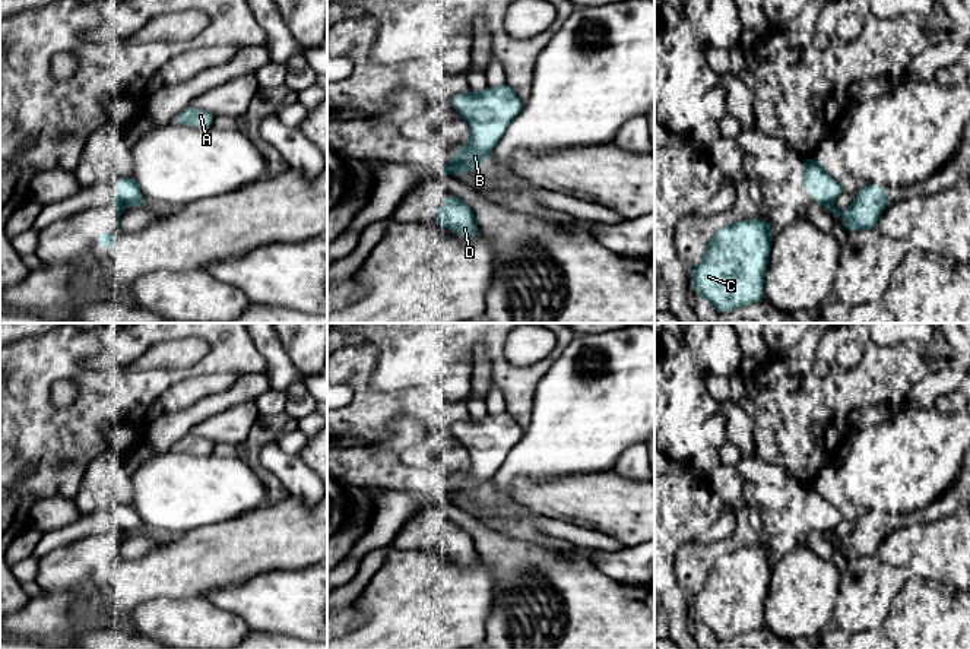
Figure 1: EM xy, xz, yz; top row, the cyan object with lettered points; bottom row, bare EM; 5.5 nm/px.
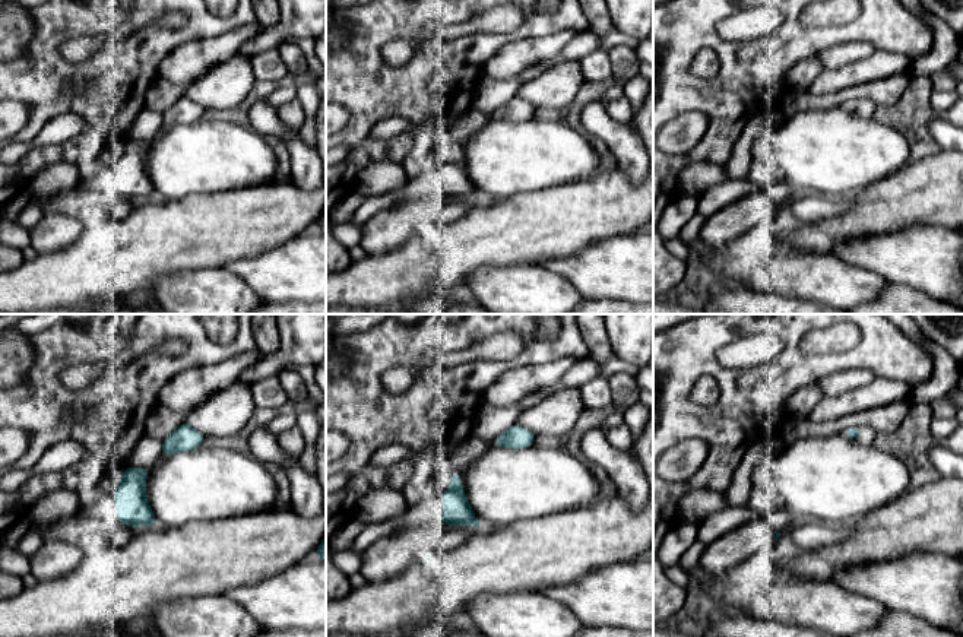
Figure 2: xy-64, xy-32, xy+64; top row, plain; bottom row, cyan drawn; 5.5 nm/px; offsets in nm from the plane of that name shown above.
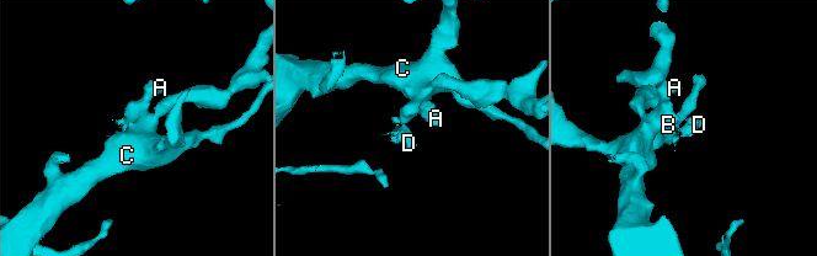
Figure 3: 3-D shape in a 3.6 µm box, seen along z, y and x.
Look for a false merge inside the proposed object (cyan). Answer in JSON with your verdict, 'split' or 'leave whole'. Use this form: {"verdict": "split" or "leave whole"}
{"verdict": "split"}

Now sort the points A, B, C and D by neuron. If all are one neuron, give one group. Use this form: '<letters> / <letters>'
A B C / D

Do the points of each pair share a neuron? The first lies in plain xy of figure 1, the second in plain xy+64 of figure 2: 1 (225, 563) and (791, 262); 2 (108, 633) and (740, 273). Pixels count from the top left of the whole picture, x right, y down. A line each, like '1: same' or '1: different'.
1: different
2: different

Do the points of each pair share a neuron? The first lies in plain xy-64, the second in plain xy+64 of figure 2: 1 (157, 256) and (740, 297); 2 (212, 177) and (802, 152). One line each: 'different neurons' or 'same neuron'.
1: different neurons
2: same neuron

